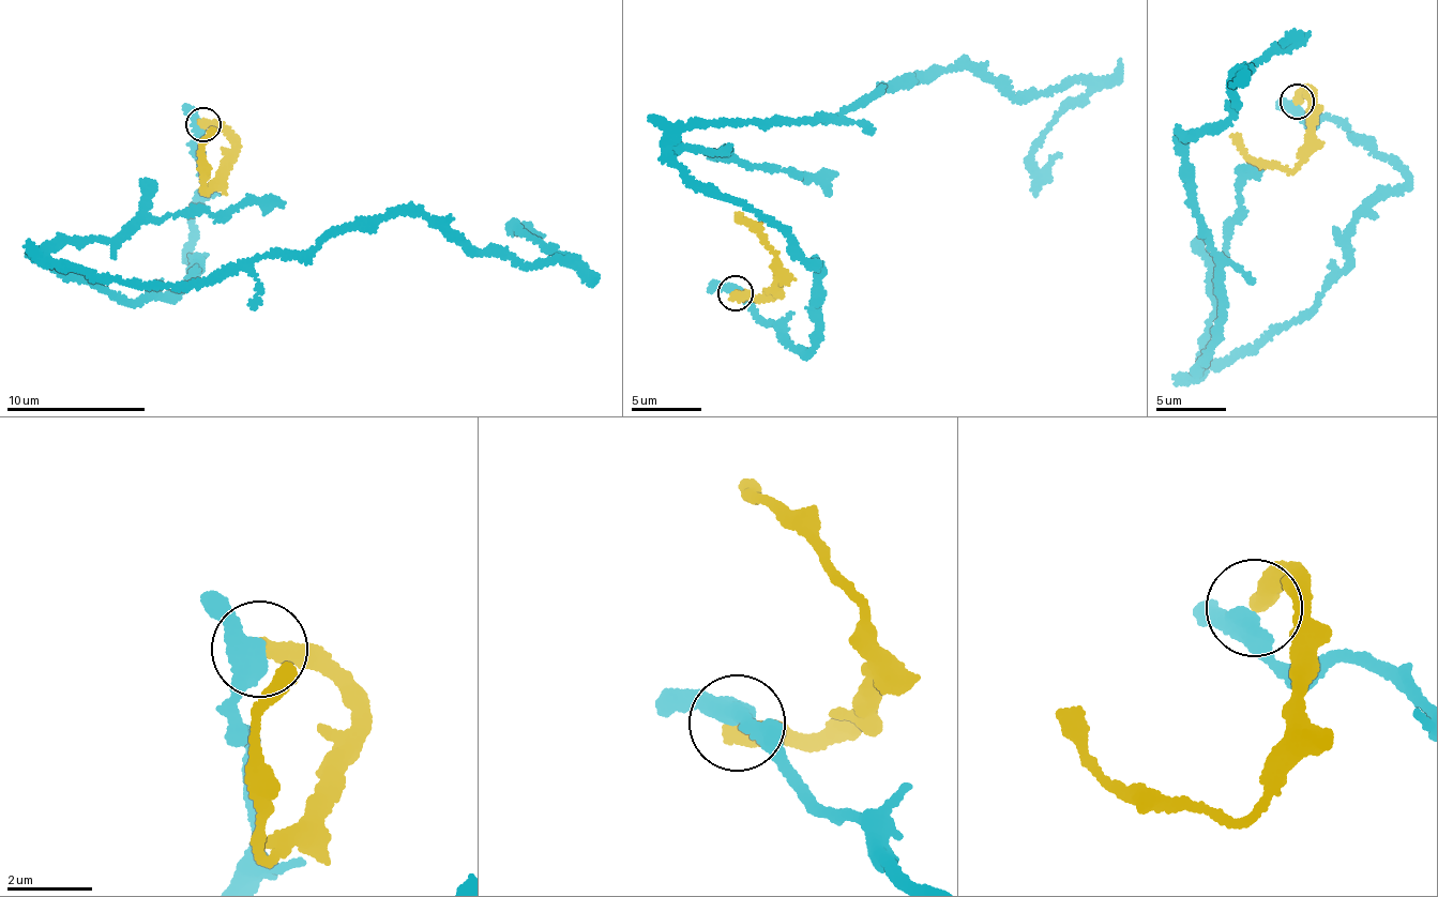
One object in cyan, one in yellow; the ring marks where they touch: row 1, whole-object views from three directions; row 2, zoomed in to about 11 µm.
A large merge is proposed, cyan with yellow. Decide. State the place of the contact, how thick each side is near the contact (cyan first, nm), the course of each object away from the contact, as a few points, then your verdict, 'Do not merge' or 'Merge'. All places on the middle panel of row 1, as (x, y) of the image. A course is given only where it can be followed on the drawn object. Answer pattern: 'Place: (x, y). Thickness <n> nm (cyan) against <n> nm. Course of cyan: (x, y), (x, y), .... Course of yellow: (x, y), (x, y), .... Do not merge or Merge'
Place: (735, 293). Thickness 400 nm (cyan) against 480 nm. Course of cyan: (736, 293), (810, 352), (817, 270), (694, 188), (683, 131), (955, 67), (1088, 81), (1039, 173), (1060, 154). Course of yellow: (736, 293), (755, 299), (771, 292), (784, 277), (766, 236), (744, 223), (739, 214). Do not merge

